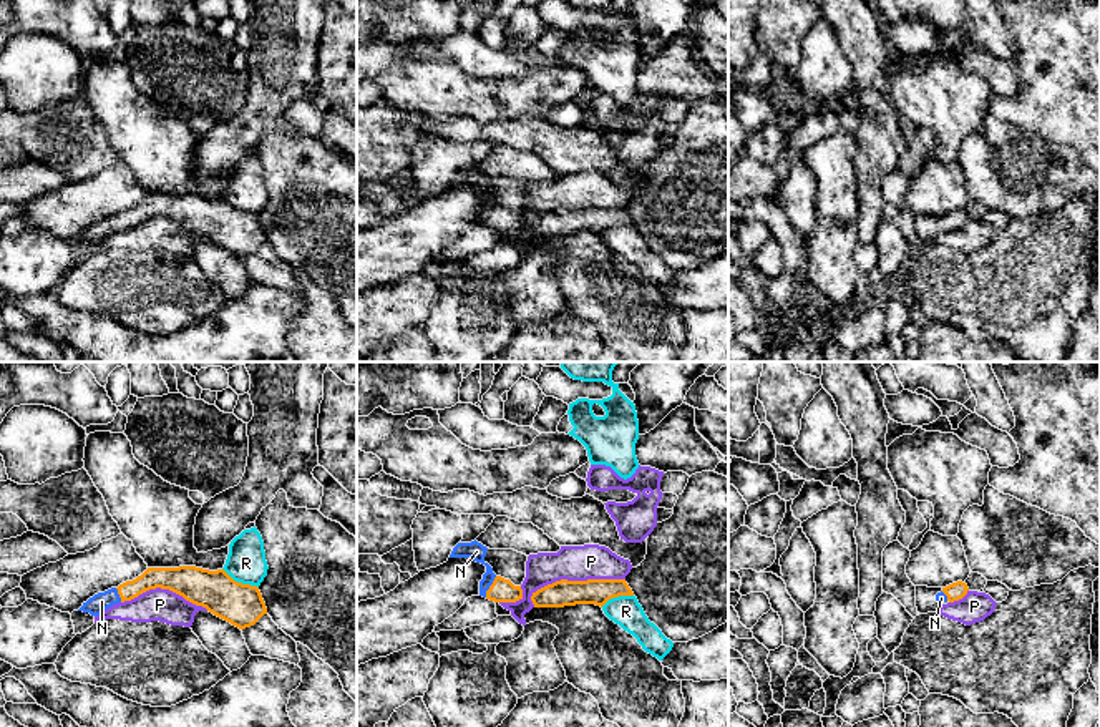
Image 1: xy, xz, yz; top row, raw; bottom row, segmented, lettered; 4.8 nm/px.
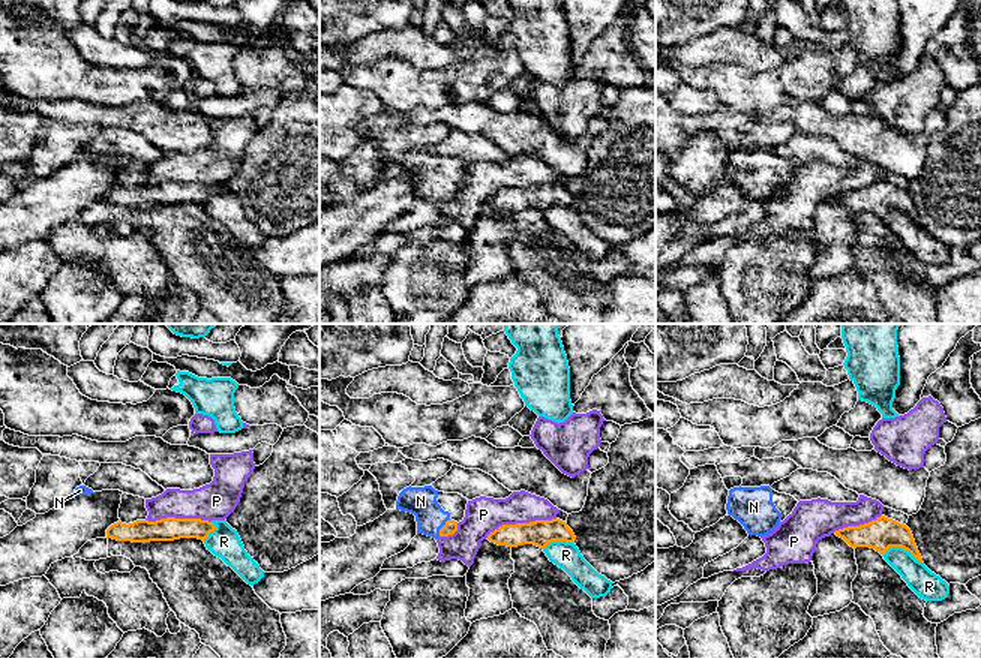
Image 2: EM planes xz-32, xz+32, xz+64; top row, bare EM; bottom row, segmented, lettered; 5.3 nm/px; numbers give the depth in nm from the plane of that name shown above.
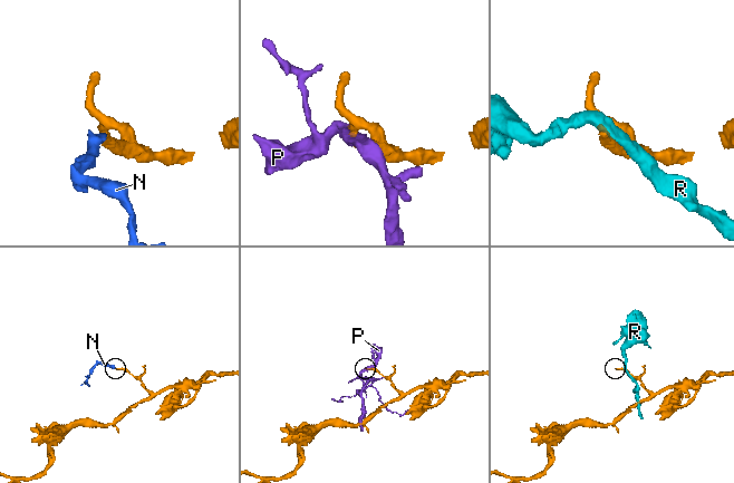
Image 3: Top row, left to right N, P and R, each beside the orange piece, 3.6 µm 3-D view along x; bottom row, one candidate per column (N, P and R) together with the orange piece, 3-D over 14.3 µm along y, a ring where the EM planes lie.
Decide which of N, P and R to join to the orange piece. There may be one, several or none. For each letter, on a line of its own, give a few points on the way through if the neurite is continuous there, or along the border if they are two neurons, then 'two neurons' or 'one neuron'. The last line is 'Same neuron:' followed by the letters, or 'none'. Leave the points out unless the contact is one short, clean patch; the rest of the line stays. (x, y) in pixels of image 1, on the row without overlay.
N: runs through xz (501, 218), (490, 214), (488, 195), (476, 180); one neuron
P: two neurons
R: two neurons
Same neuron: N

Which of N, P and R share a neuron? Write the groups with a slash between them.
N / P / R

